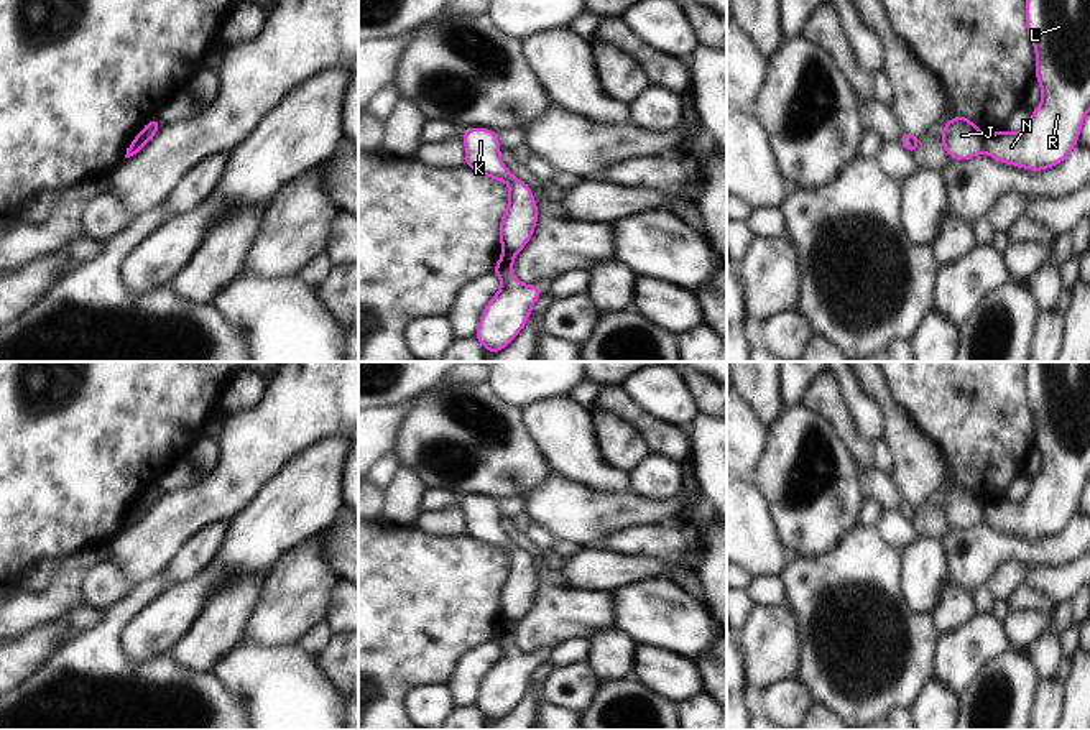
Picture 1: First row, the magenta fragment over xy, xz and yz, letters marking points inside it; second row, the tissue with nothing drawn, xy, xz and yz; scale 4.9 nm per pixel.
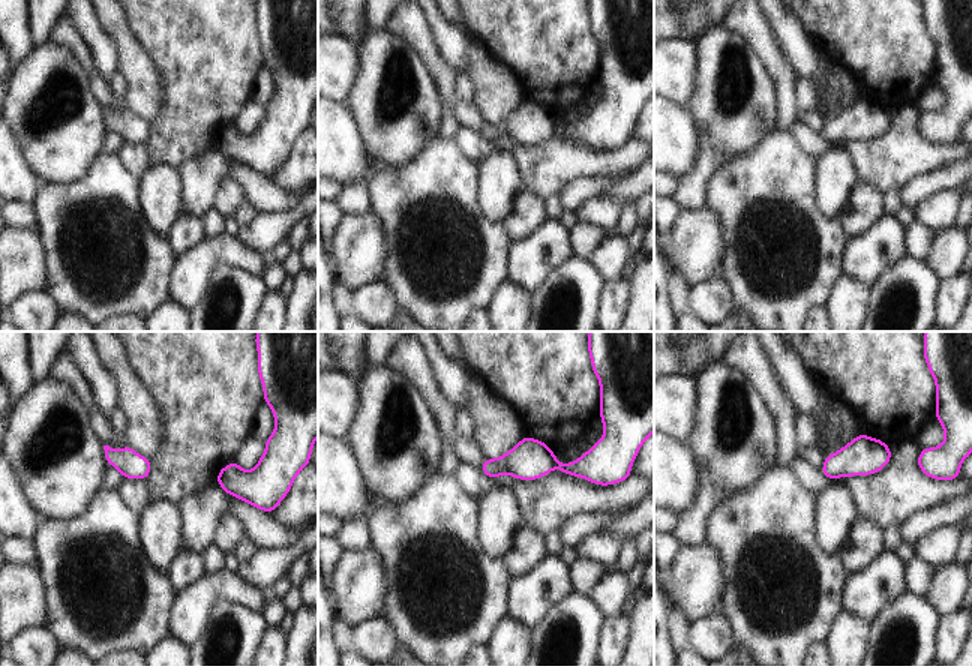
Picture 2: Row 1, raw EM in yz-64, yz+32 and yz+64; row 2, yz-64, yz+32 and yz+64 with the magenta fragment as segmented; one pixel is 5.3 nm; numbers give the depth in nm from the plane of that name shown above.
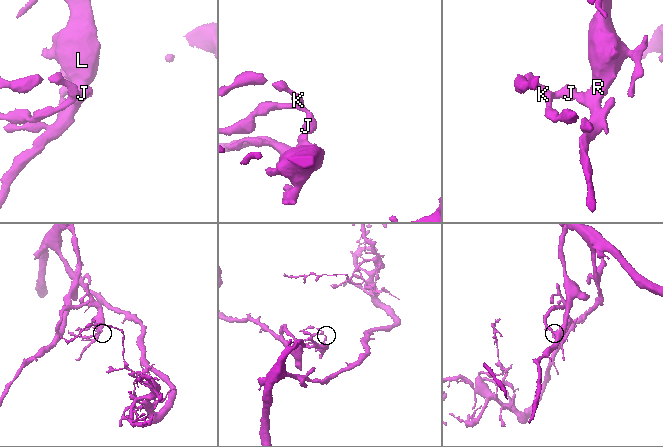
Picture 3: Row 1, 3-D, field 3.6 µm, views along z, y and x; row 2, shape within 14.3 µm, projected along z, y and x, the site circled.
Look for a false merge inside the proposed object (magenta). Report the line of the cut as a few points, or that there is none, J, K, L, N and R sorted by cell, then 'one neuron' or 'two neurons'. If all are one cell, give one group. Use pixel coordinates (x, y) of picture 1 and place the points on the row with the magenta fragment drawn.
yz (987, 135), (983, 152) | J K / L N R | two neurons

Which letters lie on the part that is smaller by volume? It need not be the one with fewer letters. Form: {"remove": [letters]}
{"remove": ["J", "K"]}

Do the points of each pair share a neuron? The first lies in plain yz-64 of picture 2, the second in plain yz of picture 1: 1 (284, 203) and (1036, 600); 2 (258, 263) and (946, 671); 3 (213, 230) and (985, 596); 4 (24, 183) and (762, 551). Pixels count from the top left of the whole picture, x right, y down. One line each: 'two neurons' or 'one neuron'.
1: two neurons
2: one neuron
3: one neuron
4: one neuron

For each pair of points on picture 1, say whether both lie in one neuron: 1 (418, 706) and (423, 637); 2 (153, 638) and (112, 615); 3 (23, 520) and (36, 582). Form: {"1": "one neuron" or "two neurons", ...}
{"1": "two neurons", "2": "two neurons", "3": "two neurons"}

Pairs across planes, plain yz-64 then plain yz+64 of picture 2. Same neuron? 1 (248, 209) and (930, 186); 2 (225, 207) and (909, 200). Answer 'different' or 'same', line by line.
1: different
2: same

